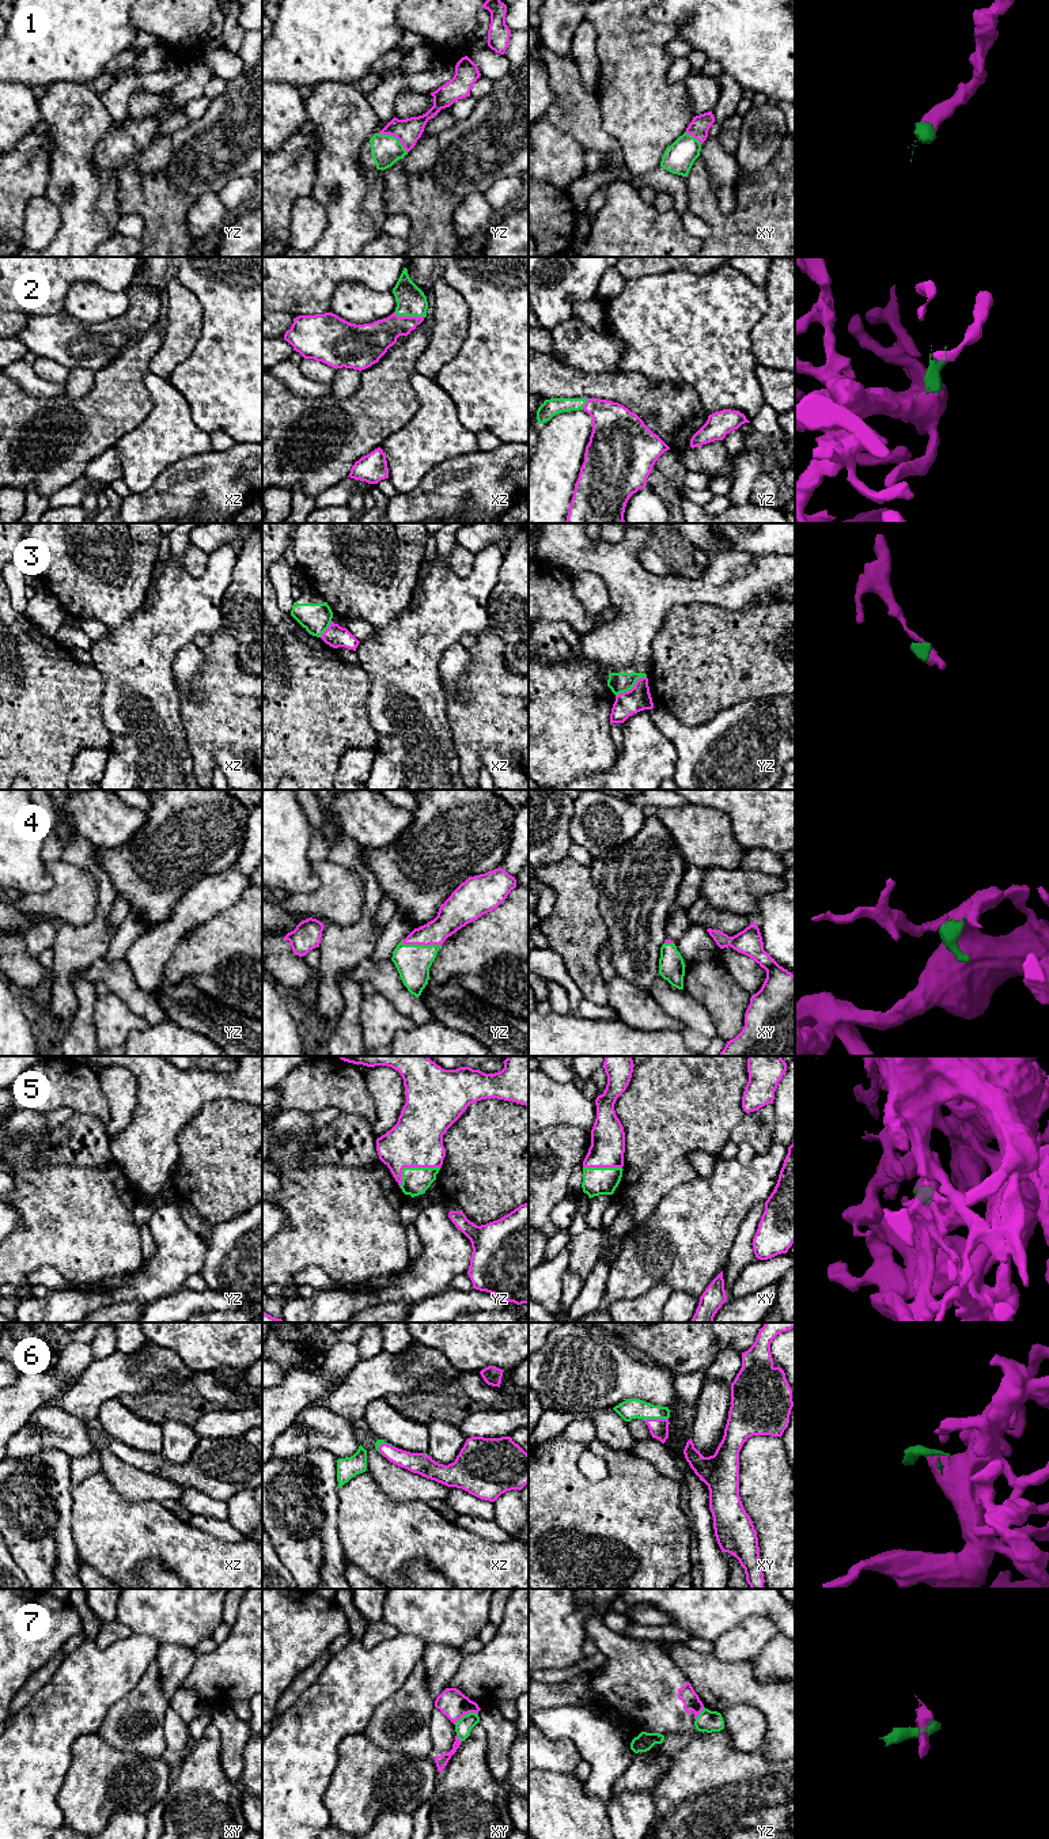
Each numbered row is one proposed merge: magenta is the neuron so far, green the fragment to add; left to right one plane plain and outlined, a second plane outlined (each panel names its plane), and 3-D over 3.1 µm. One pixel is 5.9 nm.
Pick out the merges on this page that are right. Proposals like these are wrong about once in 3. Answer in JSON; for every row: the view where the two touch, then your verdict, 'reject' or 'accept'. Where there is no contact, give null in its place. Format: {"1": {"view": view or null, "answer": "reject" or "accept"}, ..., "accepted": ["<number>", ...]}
{"1": {"view": "yz", "answer": "accept"}, "2": {"view": "xz", "answer": "accept"}, "3": {"view": "yz", "answer": "reject"}, "4": {"view": "yz", "answer": "accept"}, "5": {"view": "yz", "answer": "accept"}, "6": {"view": "xy", "answer": "accept"}, "7": {"view": "xy", "answer": "reject"}, "accepted": ["1", "2", "4", "5", "6"]}

